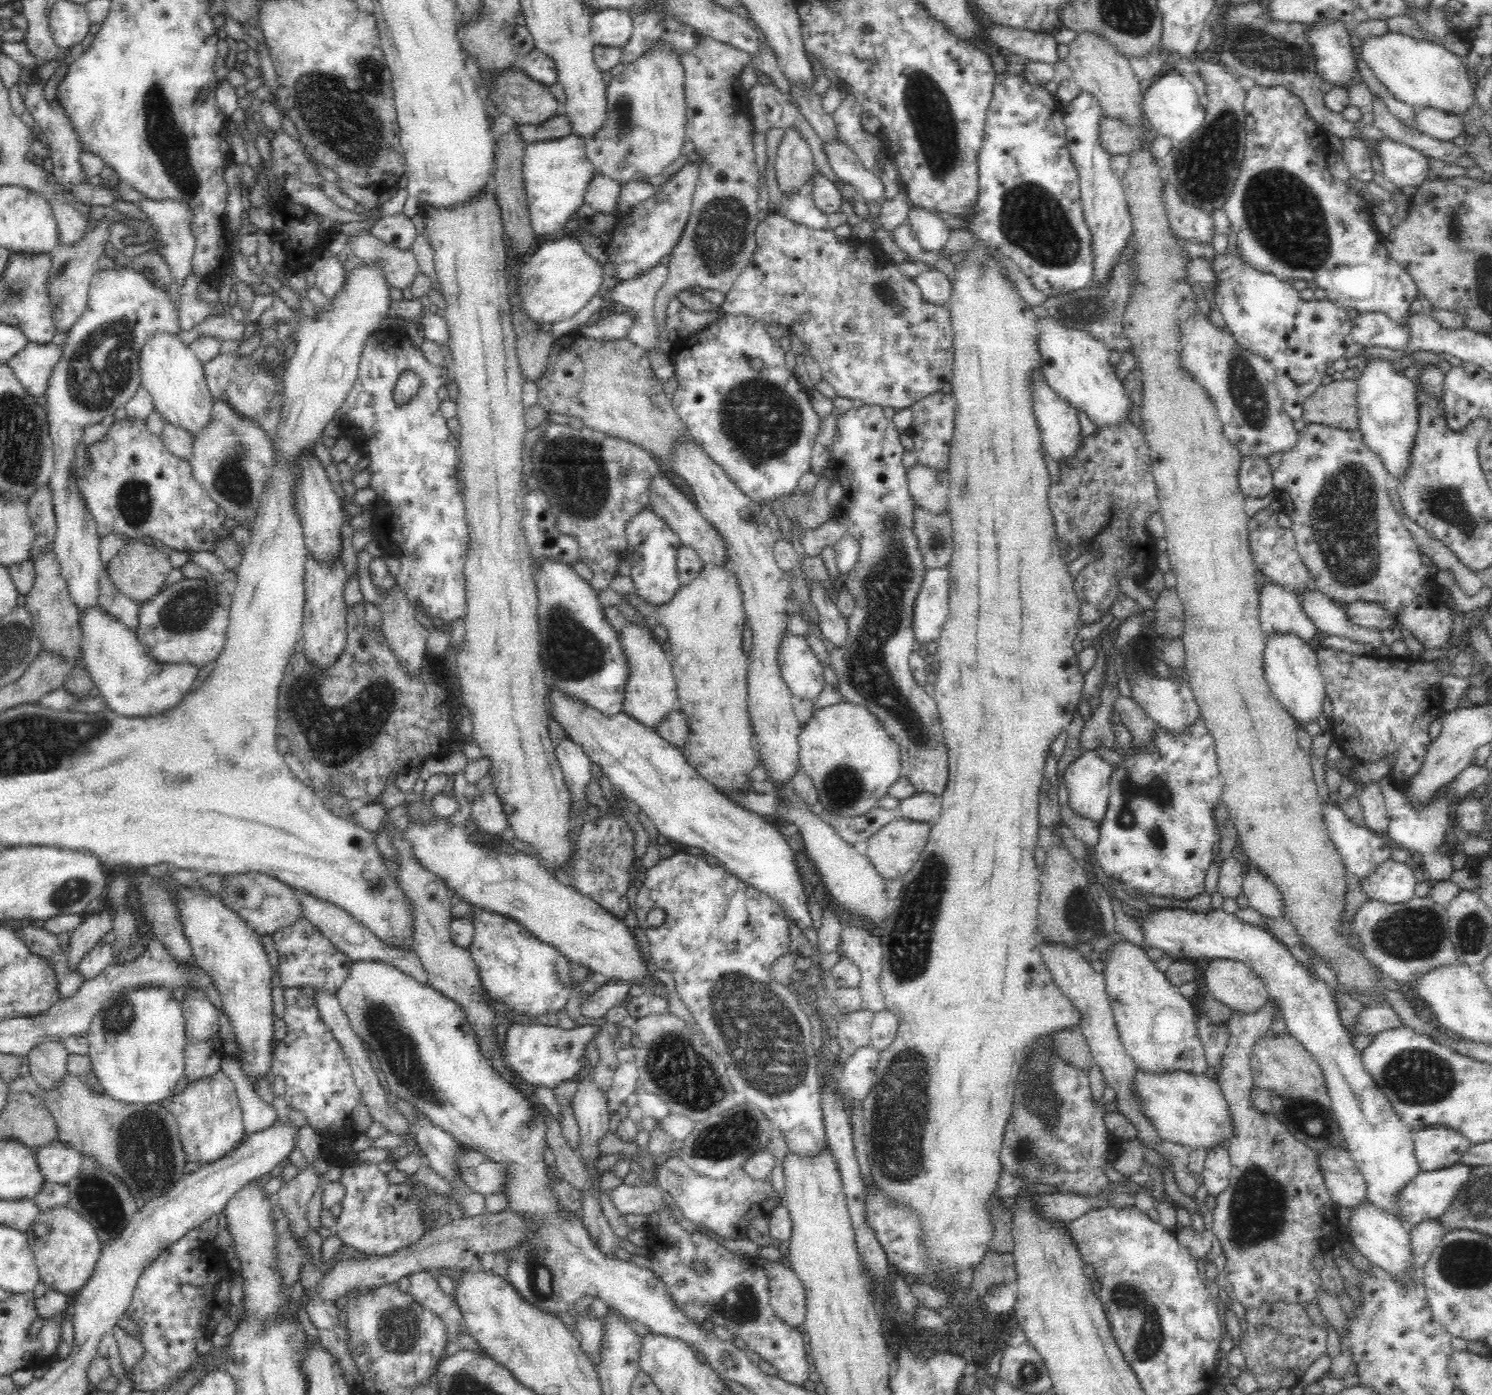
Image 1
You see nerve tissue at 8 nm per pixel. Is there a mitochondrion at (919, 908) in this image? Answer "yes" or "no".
yes

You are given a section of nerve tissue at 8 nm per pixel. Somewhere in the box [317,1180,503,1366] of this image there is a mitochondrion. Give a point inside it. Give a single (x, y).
(399, 1329)

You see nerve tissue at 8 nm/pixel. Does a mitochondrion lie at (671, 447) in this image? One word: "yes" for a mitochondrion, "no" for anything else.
no

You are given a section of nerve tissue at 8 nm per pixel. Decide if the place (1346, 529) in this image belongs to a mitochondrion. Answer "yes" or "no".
yes

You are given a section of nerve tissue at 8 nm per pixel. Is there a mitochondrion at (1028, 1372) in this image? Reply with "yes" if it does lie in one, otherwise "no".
yes

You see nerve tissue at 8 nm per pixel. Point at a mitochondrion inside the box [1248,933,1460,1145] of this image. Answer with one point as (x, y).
(1417, 1078)

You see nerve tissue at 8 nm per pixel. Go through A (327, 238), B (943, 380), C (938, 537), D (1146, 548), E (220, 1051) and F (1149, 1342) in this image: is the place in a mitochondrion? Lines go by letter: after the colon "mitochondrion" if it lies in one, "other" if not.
A: other
B: other
C: mitochondrion
D: other
E: other
F: mitochondrion

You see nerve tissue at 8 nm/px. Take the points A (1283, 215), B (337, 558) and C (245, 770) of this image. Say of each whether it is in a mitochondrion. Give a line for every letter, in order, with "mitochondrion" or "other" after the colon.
A: mitochondrion
B: other
C: other

